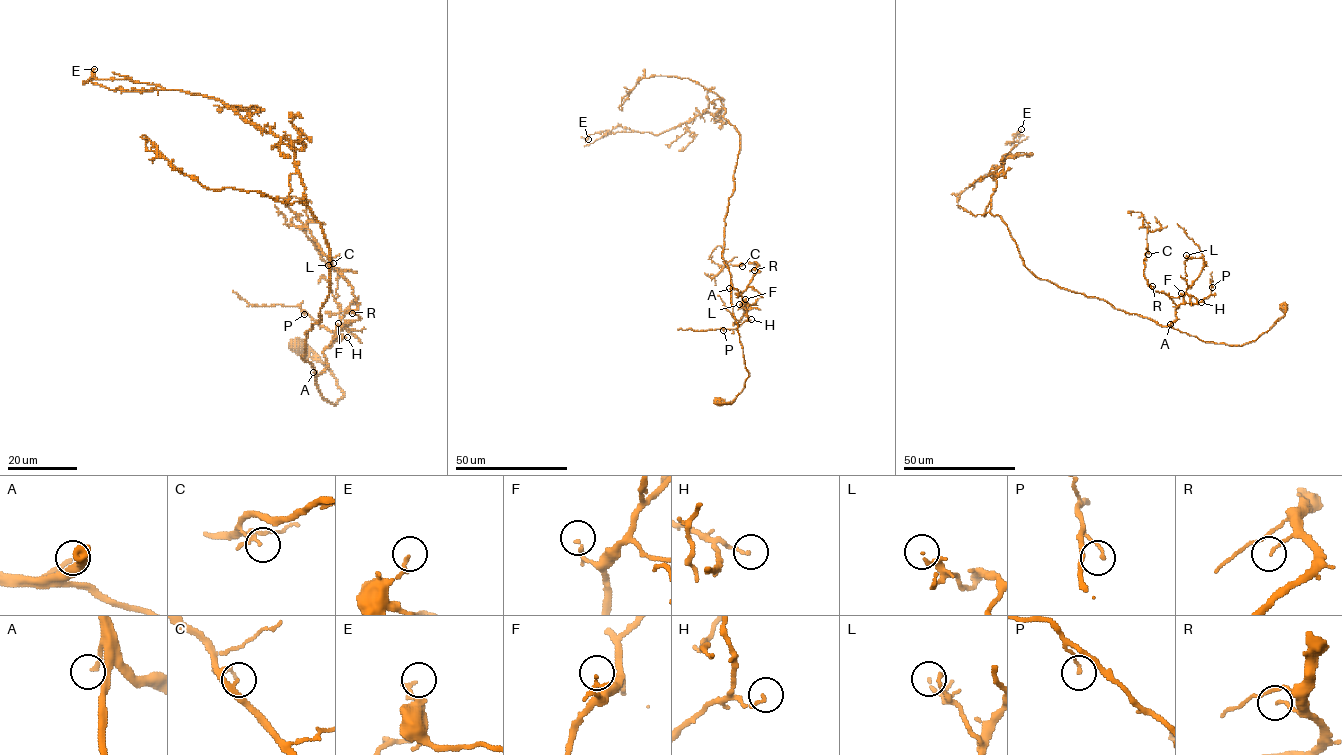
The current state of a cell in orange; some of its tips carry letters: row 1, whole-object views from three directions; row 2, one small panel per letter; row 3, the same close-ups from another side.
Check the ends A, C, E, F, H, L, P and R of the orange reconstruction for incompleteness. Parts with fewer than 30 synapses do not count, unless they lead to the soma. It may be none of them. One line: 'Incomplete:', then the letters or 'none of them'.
Incomplete: A

